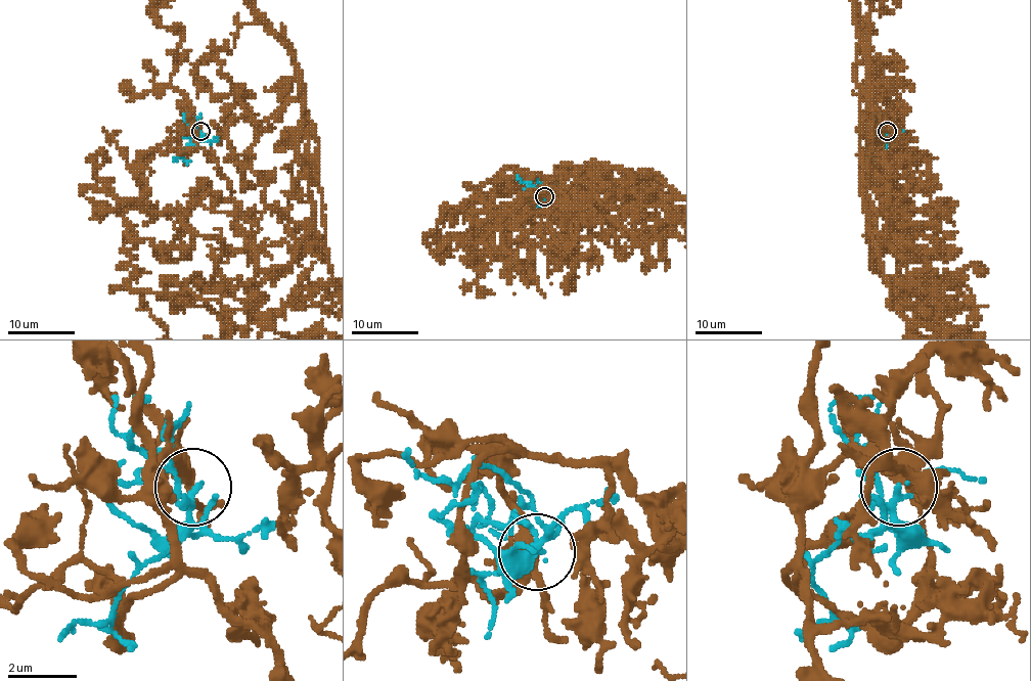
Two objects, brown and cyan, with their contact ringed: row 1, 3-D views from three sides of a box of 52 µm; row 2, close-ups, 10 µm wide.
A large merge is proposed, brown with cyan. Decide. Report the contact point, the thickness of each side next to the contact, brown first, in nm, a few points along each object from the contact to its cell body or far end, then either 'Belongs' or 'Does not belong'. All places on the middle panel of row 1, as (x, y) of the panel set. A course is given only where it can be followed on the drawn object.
Place: (544, 196). Thickness 360 nm (brown) against 130 nm. Course of cyan: (543, 196), (542, 185), (535, 180), (522, 182), (519, 177). Does not belong

